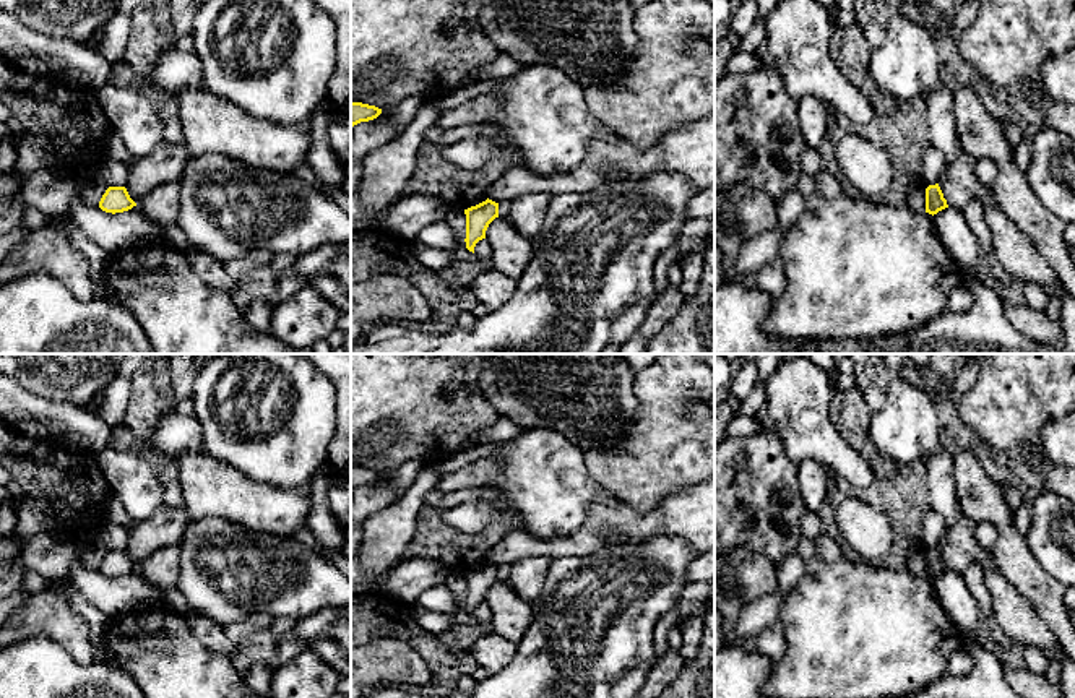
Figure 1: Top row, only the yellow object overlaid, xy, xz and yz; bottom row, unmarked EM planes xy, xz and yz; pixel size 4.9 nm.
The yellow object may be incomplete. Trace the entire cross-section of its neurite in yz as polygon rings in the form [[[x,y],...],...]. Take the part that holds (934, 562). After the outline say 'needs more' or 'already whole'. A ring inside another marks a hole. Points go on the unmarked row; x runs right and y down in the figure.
[[[939,547],[929,549],[926,552],[926,576],[934,580],[945,571],[948,571],[948,568],[947,568],[947,563],[943,562],[943,557]]]; already whole

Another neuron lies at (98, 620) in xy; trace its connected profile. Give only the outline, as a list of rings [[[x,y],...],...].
[[[71,586],[65,588],[65,594],[71,607],[88,622],[93,644],[102,646],[110,625],[109,615],[84,601]]]

